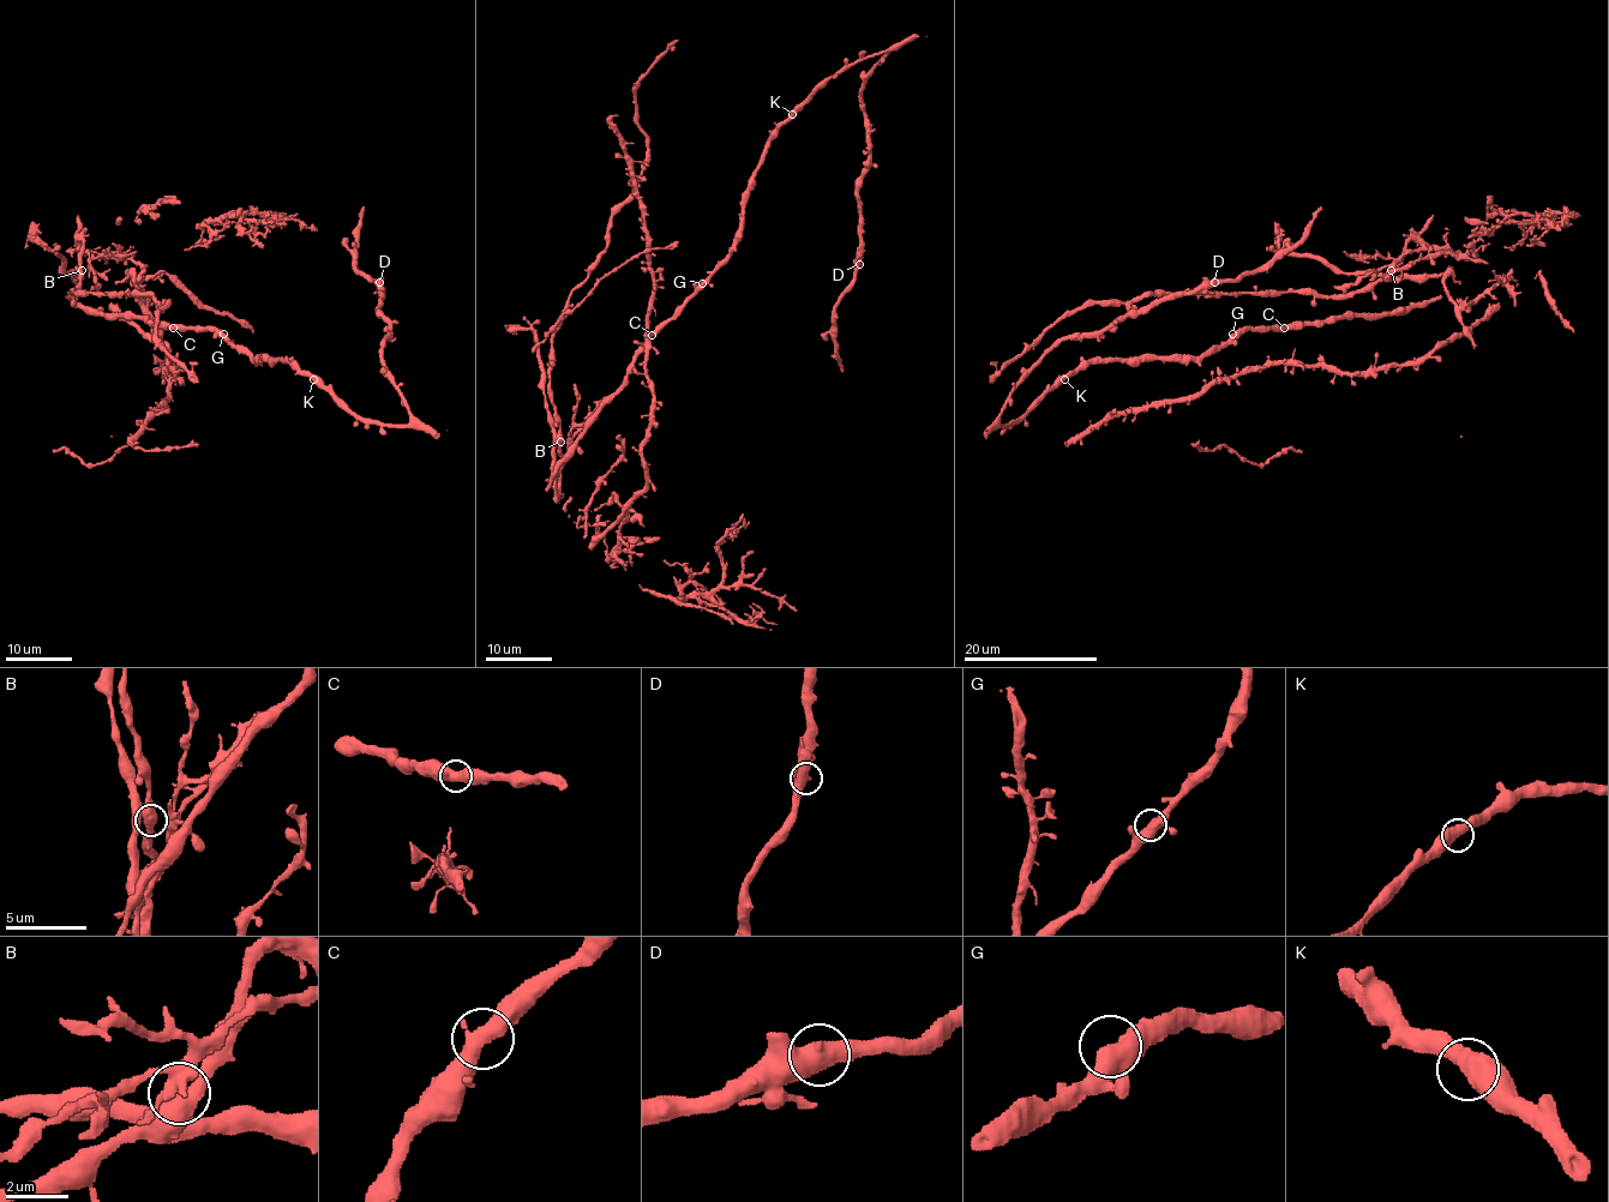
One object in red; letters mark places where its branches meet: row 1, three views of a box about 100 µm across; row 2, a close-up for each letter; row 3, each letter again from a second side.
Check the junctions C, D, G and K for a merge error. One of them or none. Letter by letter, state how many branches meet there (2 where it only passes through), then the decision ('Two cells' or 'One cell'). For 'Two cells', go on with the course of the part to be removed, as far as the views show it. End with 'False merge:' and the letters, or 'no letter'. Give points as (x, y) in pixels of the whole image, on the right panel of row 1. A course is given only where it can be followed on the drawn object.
C: Branches: 2. Two cells
D: Branches: 2. One cell
G: Branches: 2. One cell
K: Branches: 2. One cell
False merge: C

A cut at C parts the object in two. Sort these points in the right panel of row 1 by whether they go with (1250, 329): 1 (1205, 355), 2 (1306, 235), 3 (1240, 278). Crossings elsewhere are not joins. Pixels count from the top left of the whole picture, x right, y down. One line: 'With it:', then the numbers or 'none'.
With it: 1, 2, 3

